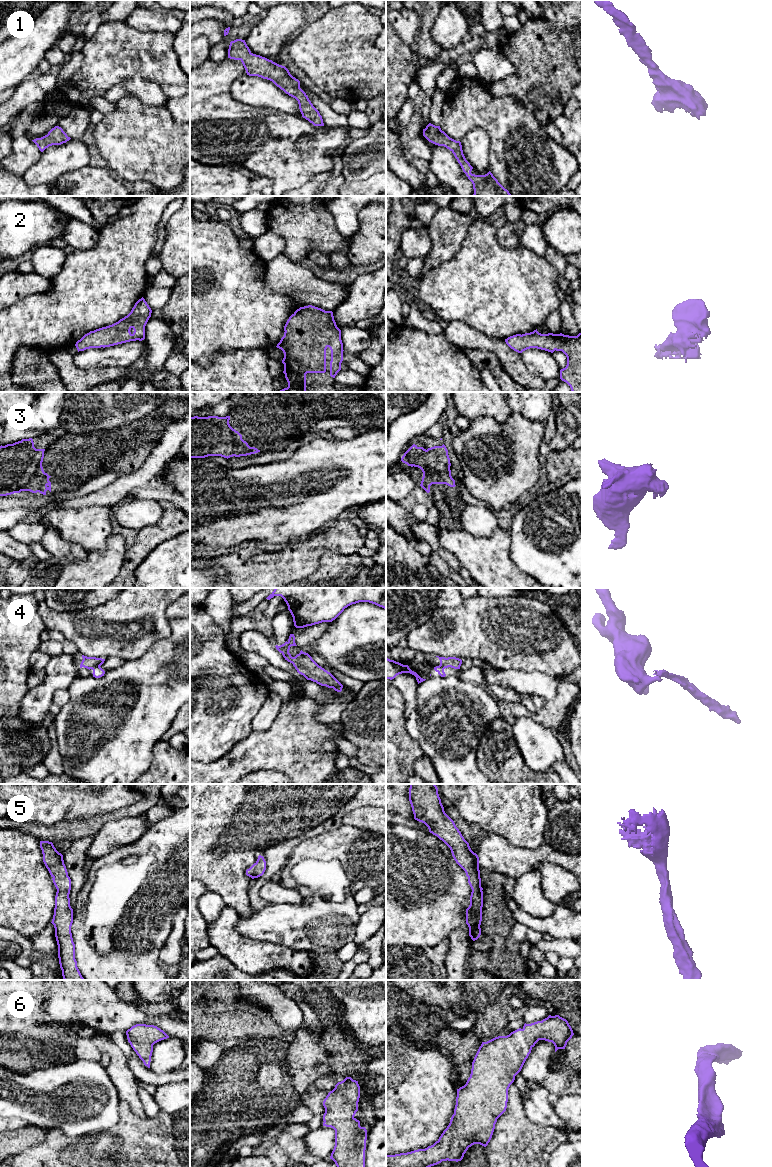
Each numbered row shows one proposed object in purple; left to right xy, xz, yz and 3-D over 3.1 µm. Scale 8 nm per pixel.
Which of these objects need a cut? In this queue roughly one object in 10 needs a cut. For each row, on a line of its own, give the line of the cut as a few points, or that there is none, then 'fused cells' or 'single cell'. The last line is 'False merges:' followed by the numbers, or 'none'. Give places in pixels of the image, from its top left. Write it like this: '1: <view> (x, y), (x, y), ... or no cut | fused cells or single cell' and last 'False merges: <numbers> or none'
1: no cut | single cell
2: no cut | single cell
3: no cut | single cell
4: xy (99, 666), (91, 668) | fused cells
5: no cut | single cell
6: no cut | single cell
False merges: 4

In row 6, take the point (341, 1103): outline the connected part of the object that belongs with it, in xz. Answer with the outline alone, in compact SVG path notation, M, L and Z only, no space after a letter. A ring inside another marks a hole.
M346 1077L323 1101L323 1126L335 1130L335 1146L330 1159L337 1167L365 1167L367 1130L354 1117L359 1098L358 1081Z

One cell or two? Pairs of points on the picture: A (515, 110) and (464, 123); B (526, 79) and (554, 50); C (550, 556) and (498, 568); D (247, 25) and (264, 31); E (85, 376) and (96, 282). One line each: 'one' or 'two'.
A: one
B: one
C: two
D: two
E: two

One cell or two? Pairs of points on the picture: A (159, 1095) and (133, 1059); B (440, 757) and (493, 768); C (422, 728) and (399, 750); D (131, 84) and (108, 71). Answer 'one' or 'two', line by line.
A: two
B: two
C: two
D: two

